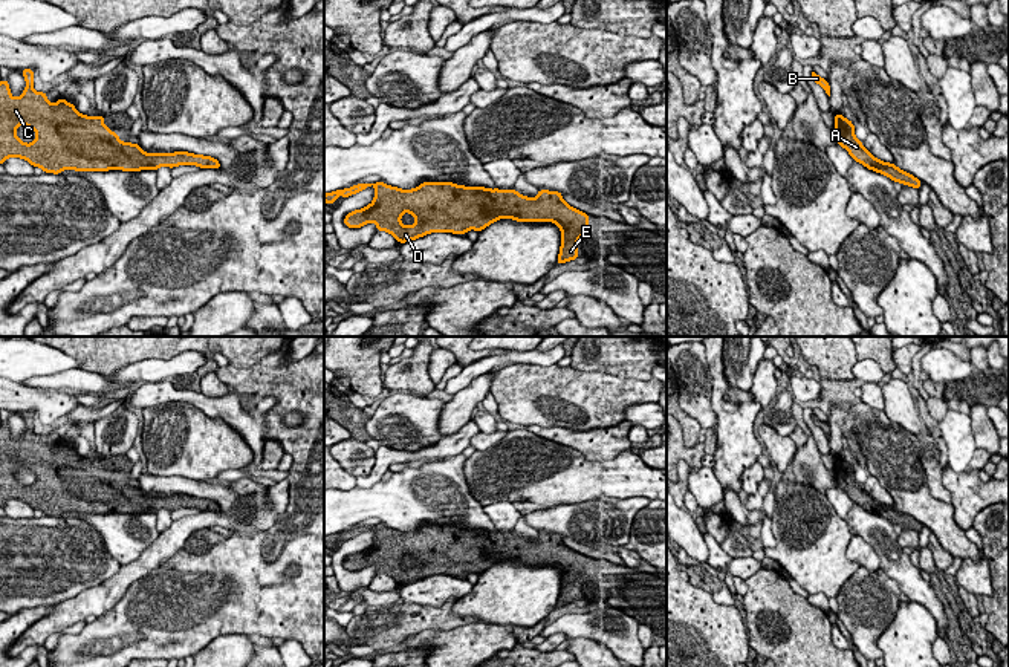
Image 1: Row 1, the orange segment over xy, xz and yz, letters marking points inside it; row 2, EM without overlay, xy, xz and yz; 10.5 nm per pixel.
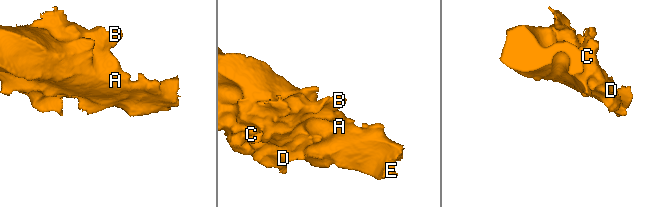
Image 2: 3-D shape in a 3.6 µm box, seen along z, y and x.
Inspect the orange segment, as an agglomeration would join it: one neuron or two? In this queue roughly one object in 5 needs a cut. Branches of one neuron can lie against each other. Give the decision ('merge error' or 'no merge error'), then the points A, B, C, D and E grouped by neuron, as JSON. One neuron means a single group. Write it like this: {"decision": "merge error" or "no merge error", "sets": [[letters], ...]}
{"decision": "no merge error", "sets": [["A", "B", "C", "D", "E"]]}

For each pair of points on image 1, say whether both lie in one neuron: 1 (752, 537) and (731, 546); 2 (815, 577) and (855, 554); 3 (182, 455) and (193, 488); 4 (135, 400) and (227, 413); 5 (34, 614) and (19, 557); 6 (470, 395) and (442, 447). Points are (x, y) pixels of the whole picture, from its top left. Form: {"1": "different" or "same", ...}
{"1": "same", "2": "different", "3": "different", "4": "same", "5": "different", "6": "different"}

